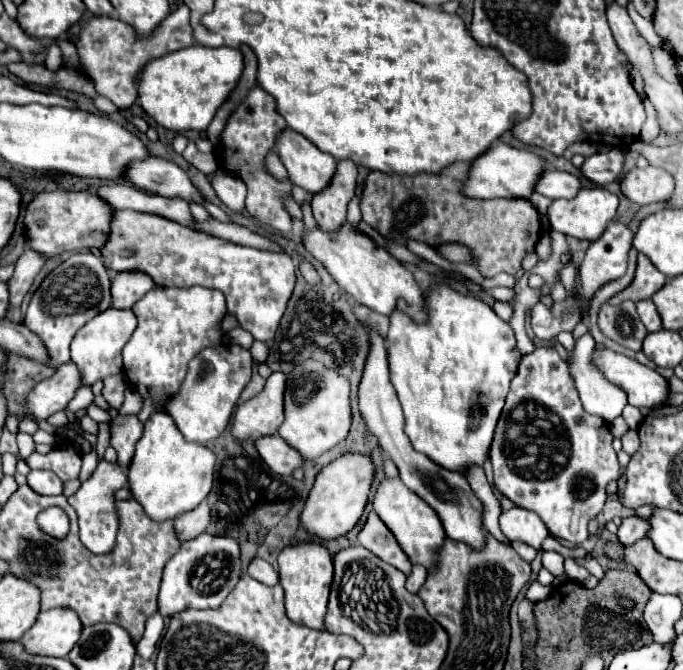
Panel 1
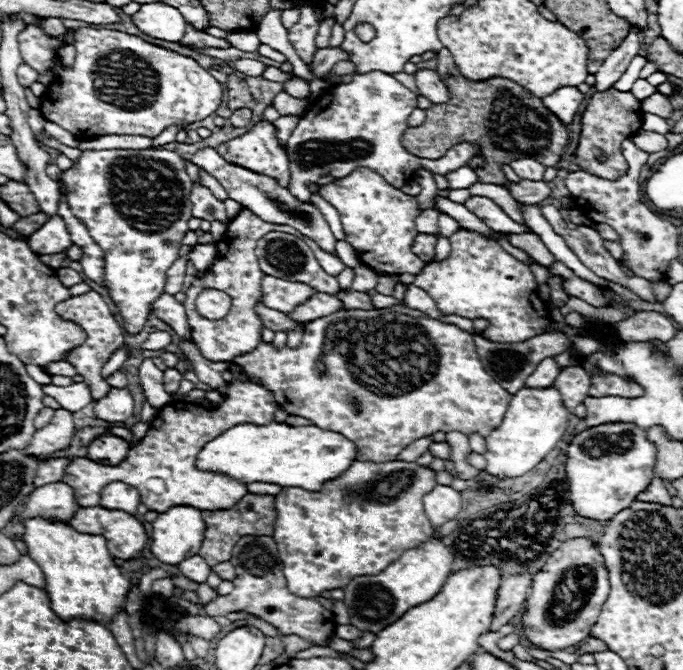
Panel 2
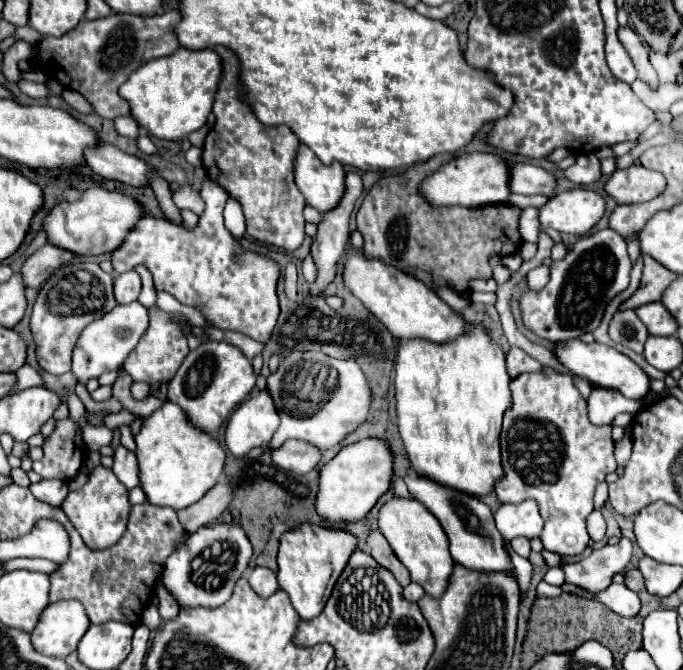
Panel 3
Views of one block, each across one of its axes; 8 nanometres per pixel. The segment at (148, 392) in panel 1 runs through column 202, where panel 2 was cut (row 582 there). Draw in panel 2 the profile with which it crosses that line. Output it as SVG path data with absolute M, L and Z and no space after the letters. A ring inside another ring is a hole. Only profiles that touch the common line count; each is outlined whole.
M356 462L344 476L330 480L318 492L302 488L286 488L276 496L276 528L274 540L284 564L284 576L288 590L296 596L314 598L324 590L346 588L356 576L382 572L388 564L398 560L404 550L418 548L432 534L434 526L424 514L424 496L436 486L436 470L420 466L418 462Z

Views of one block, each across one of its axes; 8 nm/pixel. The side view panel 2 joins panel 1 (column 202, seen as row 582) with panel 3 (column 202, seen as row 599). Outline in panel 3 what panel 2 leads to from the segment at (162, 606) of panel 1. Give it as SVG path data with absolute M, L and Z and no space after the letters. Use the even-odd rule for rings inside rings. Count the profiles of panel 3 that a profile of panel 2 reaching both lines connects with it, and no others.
M232 524L204 526L190 534L186 542L166 560L162 586L180 608L218 608L230 600L238 578L248 568L252 556L250 542L242 528Z

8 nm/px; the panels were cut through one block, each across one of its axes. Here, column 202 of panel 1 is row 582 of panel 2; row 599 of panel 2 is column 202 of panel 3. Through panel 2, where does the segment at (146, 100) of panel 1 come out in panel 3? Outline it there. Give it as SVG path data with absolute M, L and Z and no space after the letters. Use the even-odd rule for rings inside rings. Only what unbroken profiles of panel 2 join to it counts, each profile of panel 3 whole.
M180 48L170 56L154 58L142 64L142 68L134 70L122 84L120 96L130 102L132 116L152 136L164 140L182 140L206 124L208 114L212 112L220 78L222 60L214 50Z

